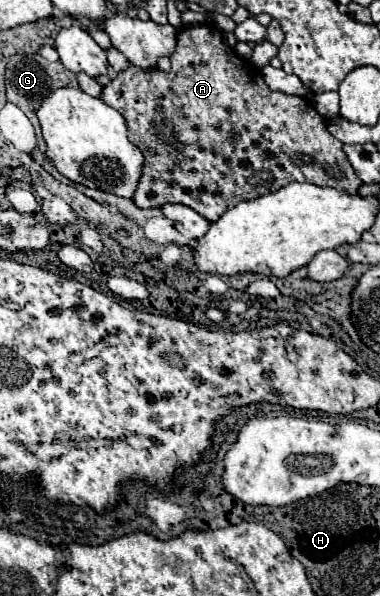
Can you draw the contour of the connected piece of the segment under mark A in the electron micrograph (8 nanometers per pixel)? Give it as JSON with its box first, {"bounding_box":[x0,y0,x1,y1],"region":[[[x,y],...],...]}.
{"bounding_box":[102,22,362,222],"region":[[[210,22],[182,30],[170,60],[170,74],[158,68],[140,70],[138,66],[130,66],[102,92],[102,100],[126,118],[130,140],[146,158],[144,174],[134,194],[136,206],[158,208],[166,202],[178,202],[214,222],[238,202],[276,192],[290,182],[310,182],[348,194],[358,192],[362,180],[350,166],[342,142],[326,130],[326,120],[306,98],[272,92],[262,74],[254,66],[250,68],[250,64],[224,42],[224,34],[212,30]]]}

